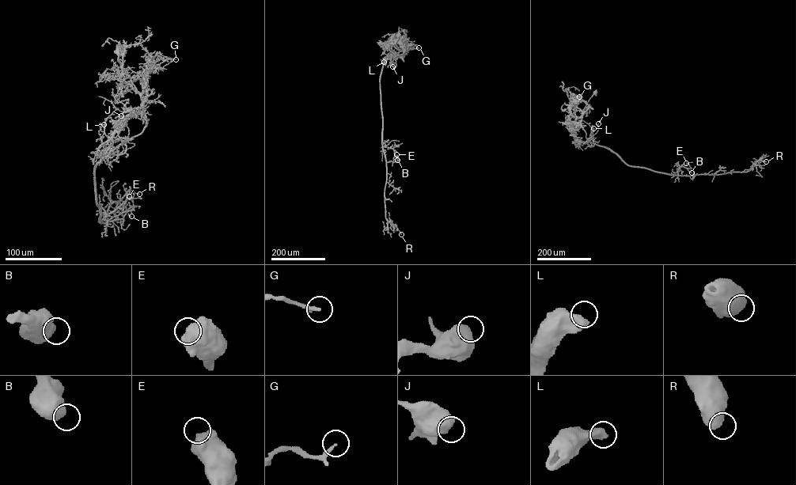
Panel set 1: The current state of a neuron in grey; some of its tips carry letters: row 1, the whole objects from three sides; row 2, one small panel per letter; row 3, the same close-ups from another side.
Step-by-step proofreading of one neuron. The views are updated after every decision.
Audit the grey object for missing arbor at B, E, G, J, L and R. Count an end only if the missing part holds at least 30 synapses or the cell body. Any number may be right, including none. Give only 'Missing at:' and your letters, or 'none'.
Missing at: none

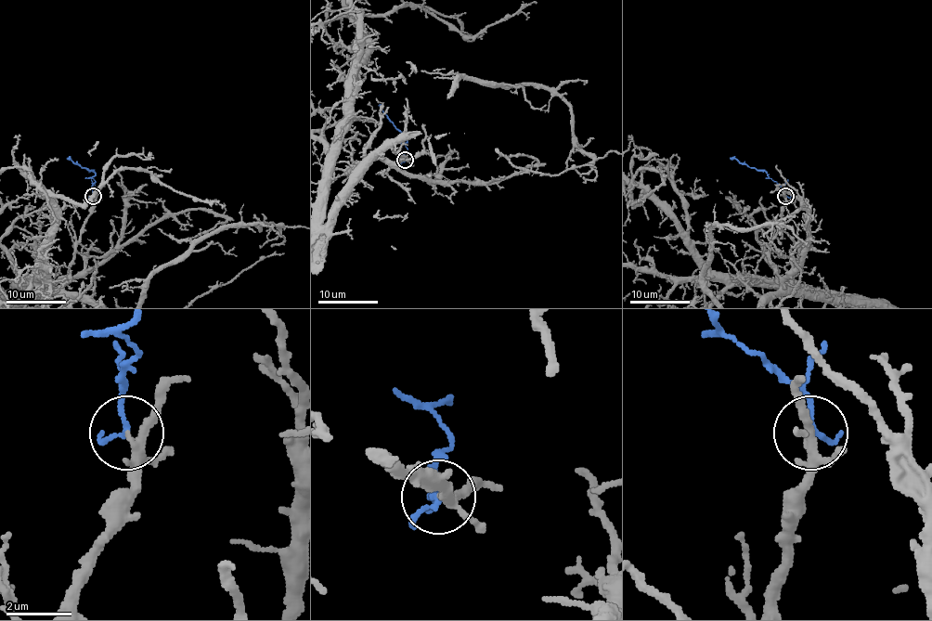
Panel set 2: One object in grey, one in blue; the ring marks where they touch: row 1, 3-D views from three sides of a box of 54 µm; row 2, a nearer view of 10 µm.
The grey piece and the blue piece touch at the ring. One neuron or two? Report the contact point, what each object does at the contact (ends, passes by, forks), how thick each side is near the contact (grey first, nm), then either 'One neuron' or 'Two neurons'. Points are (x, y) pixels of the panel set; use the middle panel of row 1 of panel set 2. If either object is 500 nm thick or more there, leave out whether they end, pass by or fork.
Place: (405, 160). At the ring grey forks. At the ring blue passes by. Thickness 200 nm (grey) against 130 nm. Two neurons

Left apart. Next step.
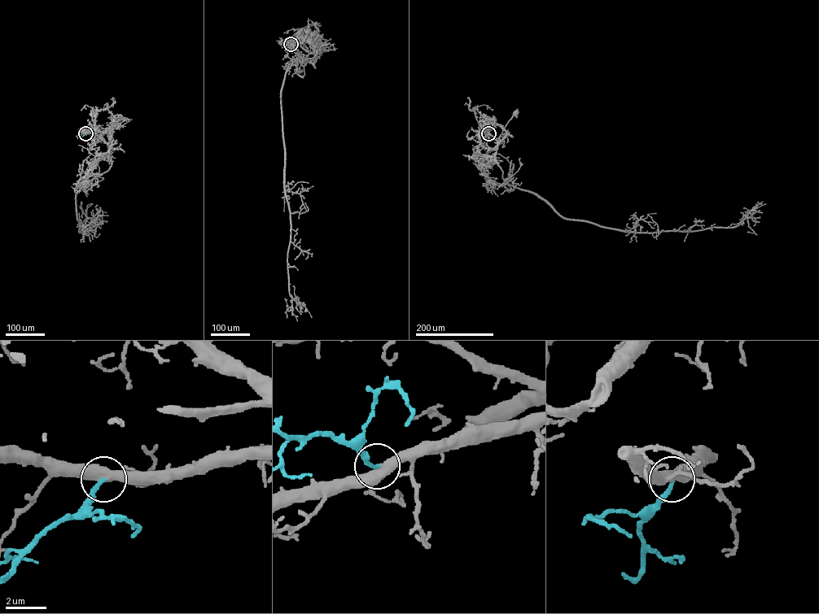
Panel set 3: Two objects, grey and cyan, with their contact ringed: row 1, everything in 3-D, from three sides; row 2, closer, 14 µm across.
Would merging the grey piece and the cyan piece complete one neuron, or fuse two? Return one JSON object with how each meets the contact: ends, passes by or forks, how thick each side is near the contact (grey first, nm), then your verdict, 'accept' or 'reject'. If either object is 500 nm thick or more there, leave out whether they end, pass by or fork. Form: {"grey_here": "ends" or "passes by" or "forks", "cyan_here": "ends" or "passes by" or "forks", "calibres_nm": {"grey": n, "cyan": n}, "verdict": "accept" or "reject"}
{"grey_here": "passes by", "cyan_here": "ends", "calibres_nm": {"grey": 480, "cyan": 220}, "verdict": "accept"}

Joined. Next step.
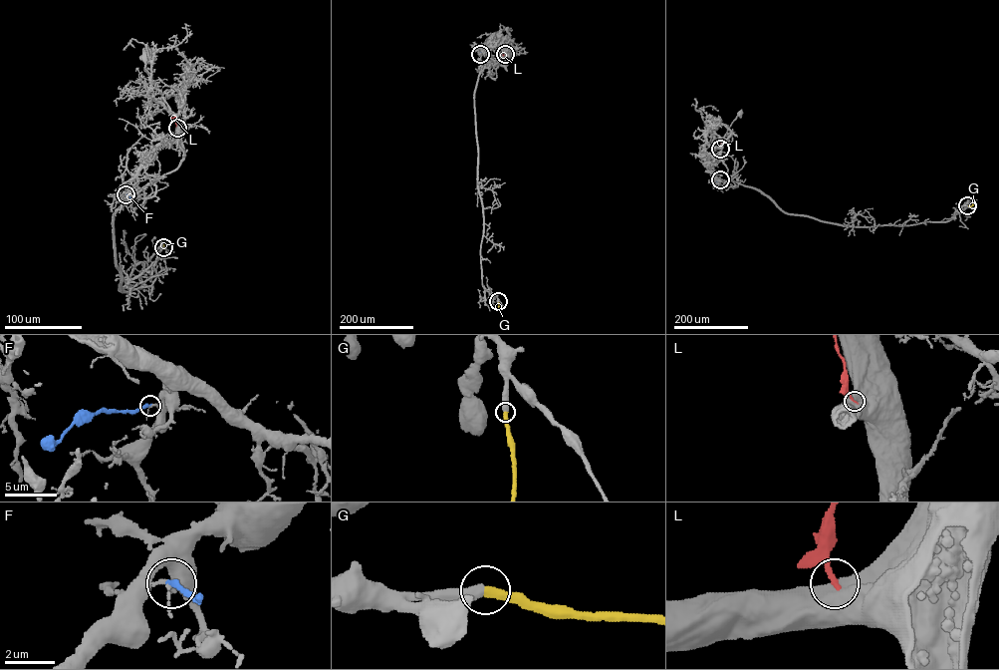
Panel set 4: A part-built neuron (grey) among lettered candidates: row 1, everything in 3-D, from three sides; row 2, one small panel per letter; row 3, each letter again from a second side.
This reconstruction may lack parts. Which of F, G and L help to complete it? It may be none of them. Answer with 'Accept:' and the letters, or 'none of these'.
Accept: G

